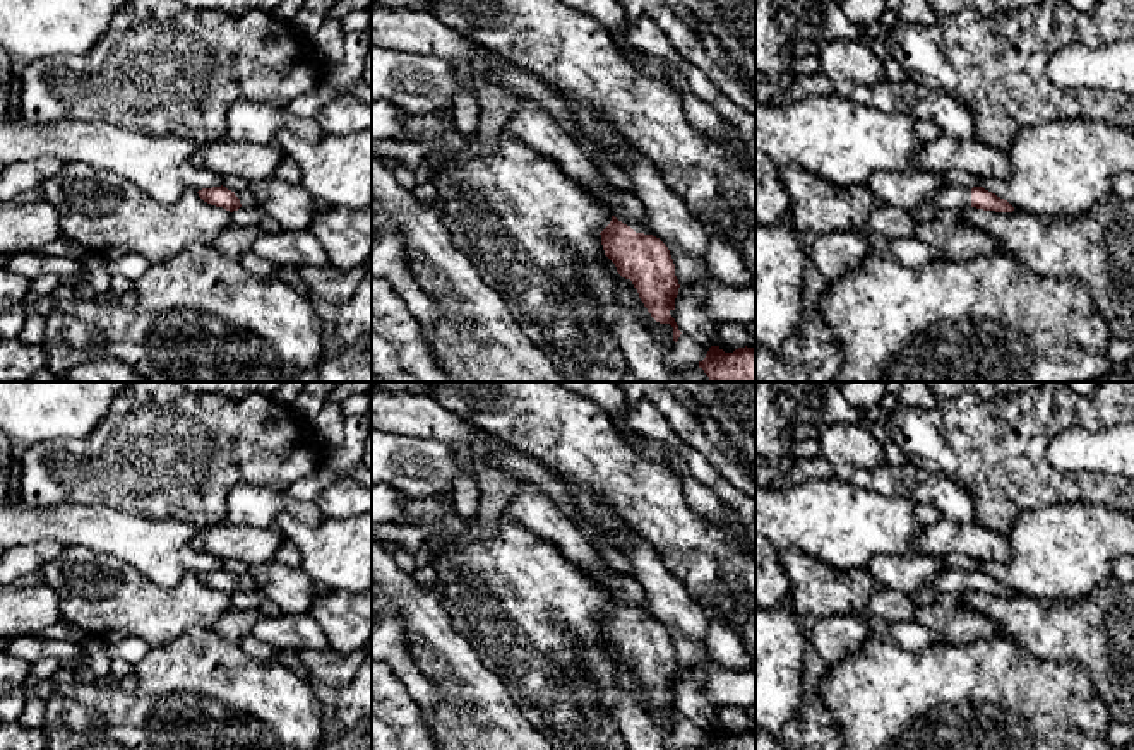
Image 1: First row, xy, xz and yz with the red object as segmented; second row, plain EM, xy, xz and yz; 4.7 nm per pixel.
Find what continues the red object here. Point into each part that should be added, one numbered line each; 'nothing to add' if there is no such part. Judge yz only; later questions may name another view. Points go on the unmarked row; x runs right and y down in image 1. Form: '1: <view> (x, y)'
1: yz (956, 581)

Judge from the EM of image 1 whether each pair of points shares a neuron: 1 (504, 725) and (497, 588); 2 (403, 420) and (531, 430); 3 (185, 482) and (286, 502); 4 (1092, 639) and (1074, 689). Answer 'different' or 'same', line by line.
1: different
2: different
3: different
4: different

